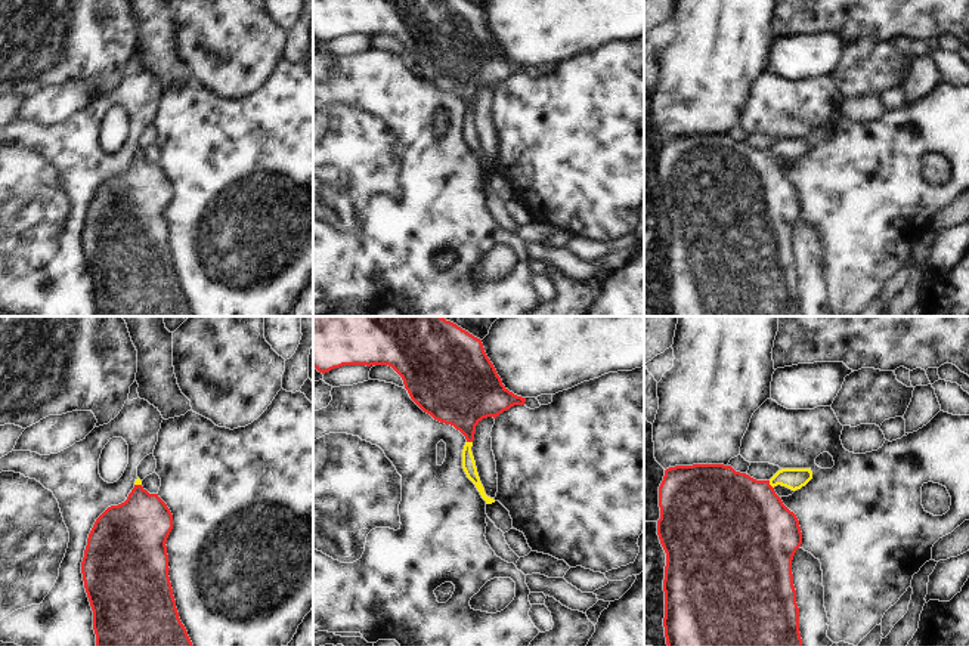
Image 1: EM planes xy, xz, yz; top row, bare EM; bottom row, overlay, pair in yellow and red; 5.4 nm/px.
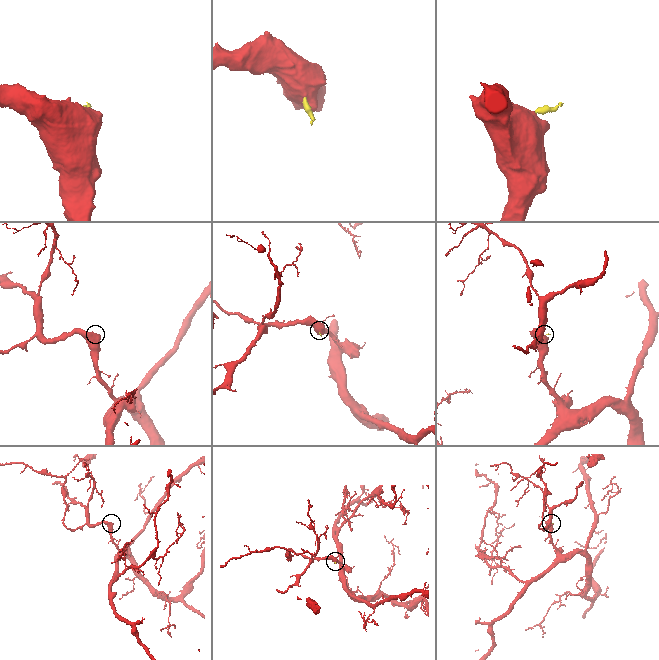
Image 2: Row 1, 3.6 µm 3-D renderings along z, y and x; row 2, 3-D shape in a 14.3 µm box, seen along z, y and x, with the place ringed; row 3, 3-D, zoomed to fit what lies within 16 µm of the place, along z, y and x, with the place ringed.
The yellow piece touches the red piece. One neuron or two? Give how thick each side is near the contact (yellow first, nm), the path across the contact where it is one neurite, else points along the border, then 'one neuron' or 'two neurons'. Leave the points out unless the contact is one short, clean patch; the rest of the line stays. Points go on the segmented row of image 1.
120/460 nm | across yz (793, 479), (776, 479), (770, 484), (740, 519) | one neuron

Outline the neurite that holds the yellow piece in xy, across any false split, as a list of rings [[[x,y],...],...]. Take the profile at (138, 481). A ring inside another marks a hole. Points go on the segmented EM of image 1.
[[[137,477],[127,500],[108,507],[95,522],[84,550],[81,574],[93,611],[96,646],[194,646],[179,618],[168,577],[167,538],[173,514],[158,494],[149,494]]]

